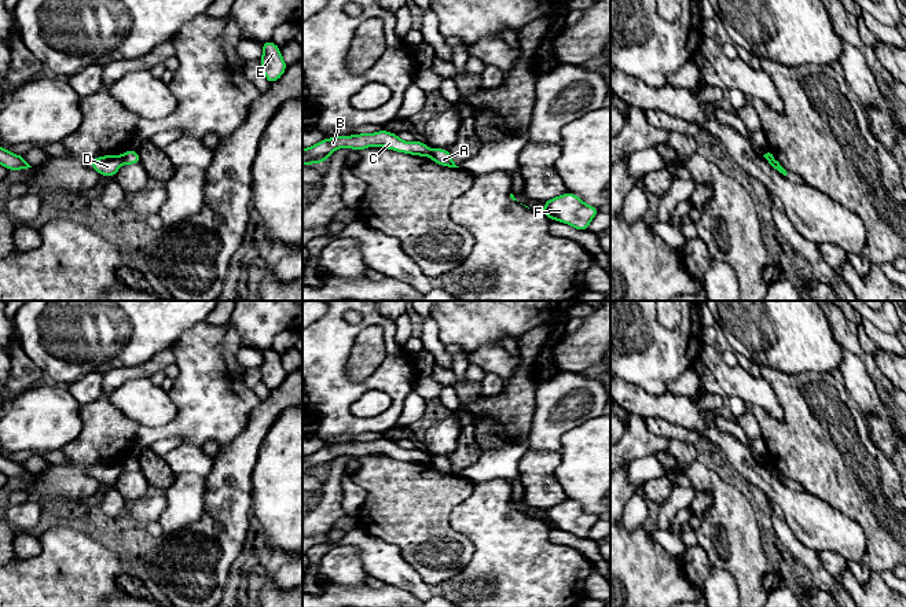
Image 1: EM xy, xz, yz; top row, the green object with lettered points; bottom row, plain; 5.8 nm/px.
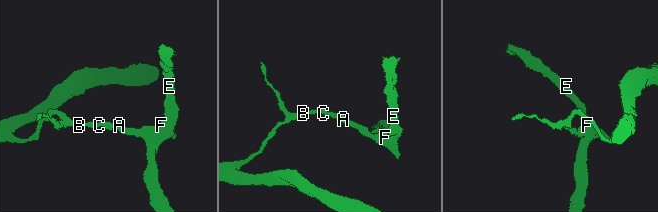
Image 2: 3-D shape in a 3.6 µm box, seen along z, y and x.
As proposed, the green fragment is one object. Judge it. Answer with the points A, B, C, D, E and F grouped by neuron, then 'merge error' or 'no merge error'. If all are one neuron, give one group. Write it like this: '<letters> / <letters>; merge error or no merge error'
A E F / B C D; merge error

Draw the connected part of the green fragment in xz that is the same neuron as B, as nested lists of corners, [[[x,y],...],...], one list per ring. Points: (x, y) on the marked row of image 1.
[[[382,129],[375,133],[323,139],[312,147],[302,148],[302,166],[323,163],[335,150],[342,147],[348,147],[355,151],[360,151],[367,147],[385,147],[397,152],[419,157],[430,157],[432,154],[432,150],[423,141],[403,141],[396,133]]]

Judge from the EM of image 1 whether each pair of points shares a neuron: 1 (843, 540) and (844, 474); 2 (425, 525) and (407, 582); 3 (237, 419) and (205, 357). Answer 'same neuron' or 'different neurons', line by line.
1: different neurons
2: different neurons
3: same neuron

